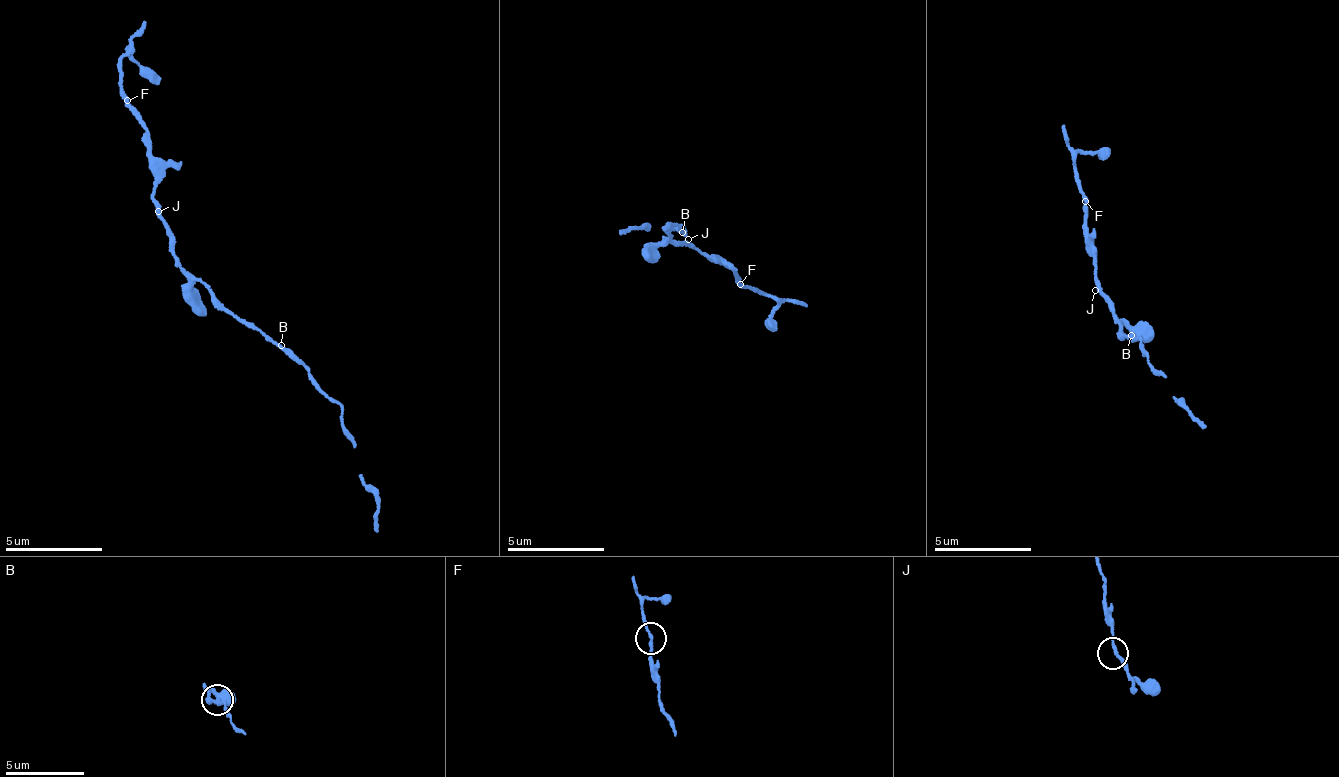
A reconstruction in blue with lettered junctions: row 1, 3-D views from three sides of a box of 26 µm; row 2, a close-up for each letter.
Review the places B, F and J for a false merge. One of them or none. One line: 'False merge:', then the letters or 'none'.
False merge: F

